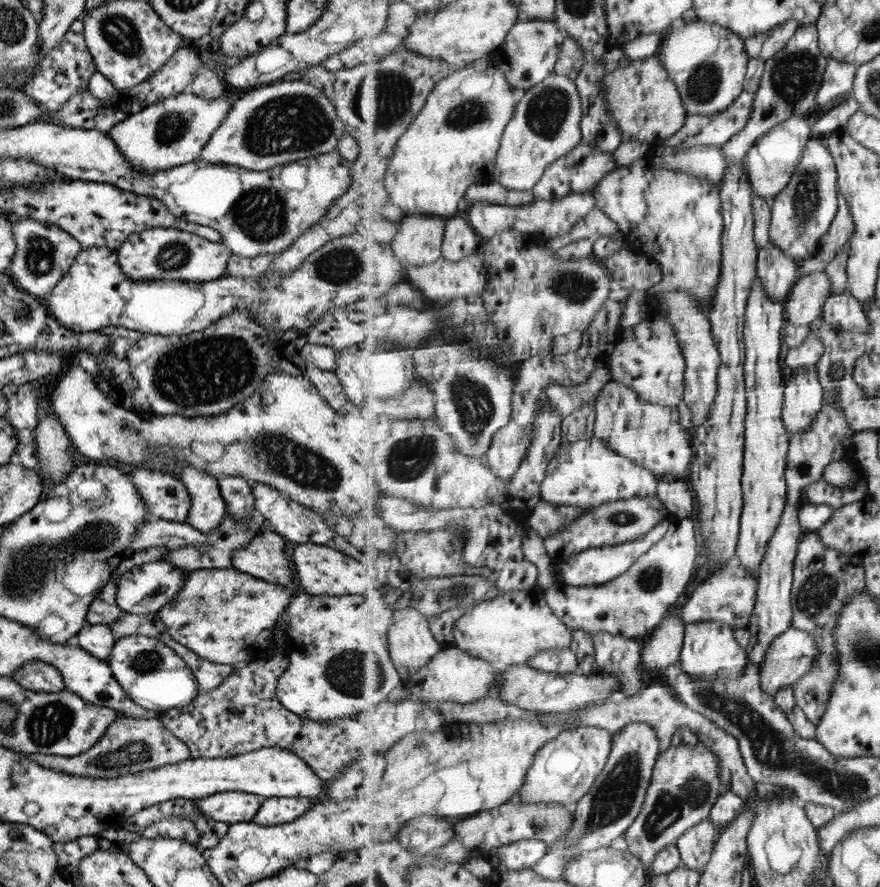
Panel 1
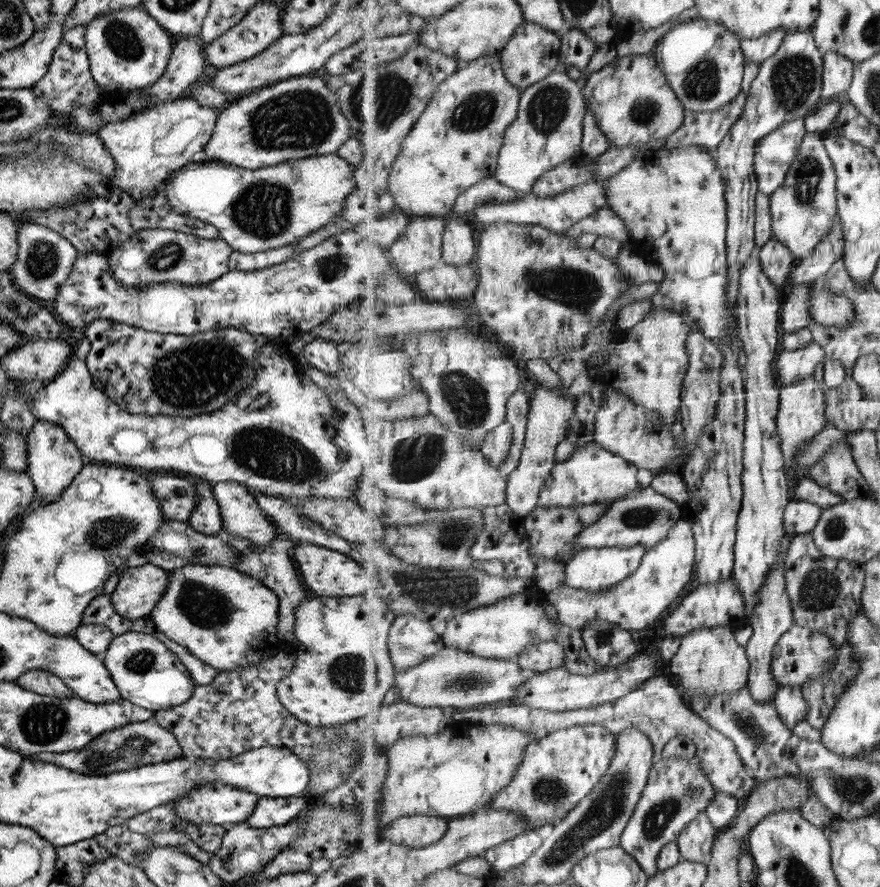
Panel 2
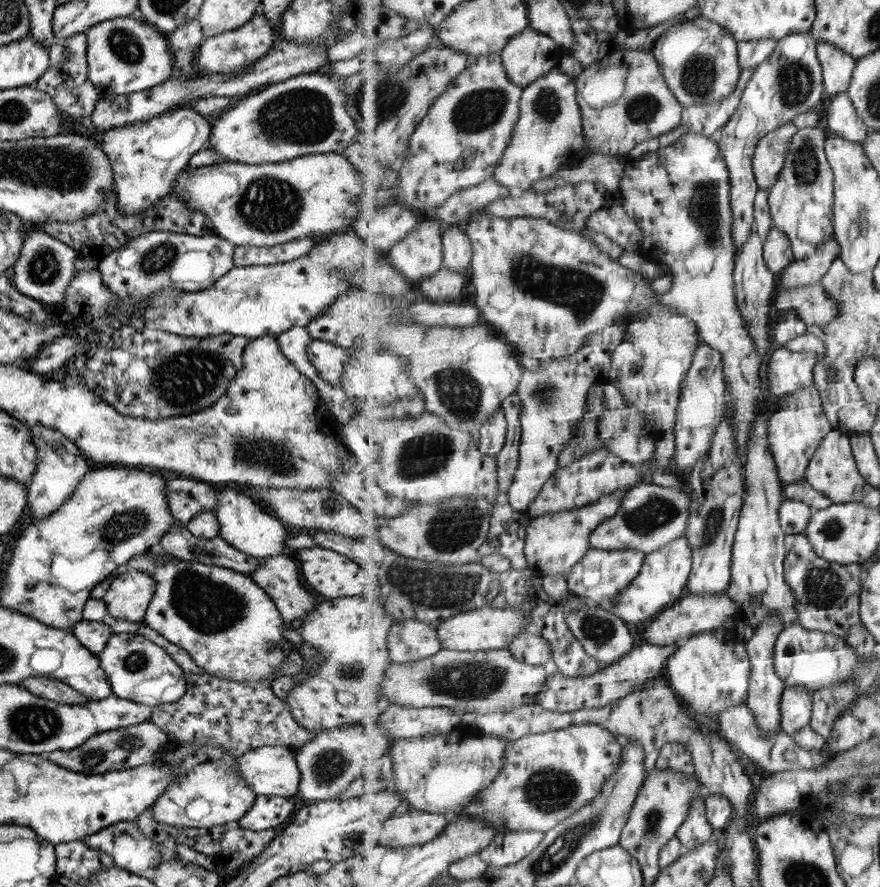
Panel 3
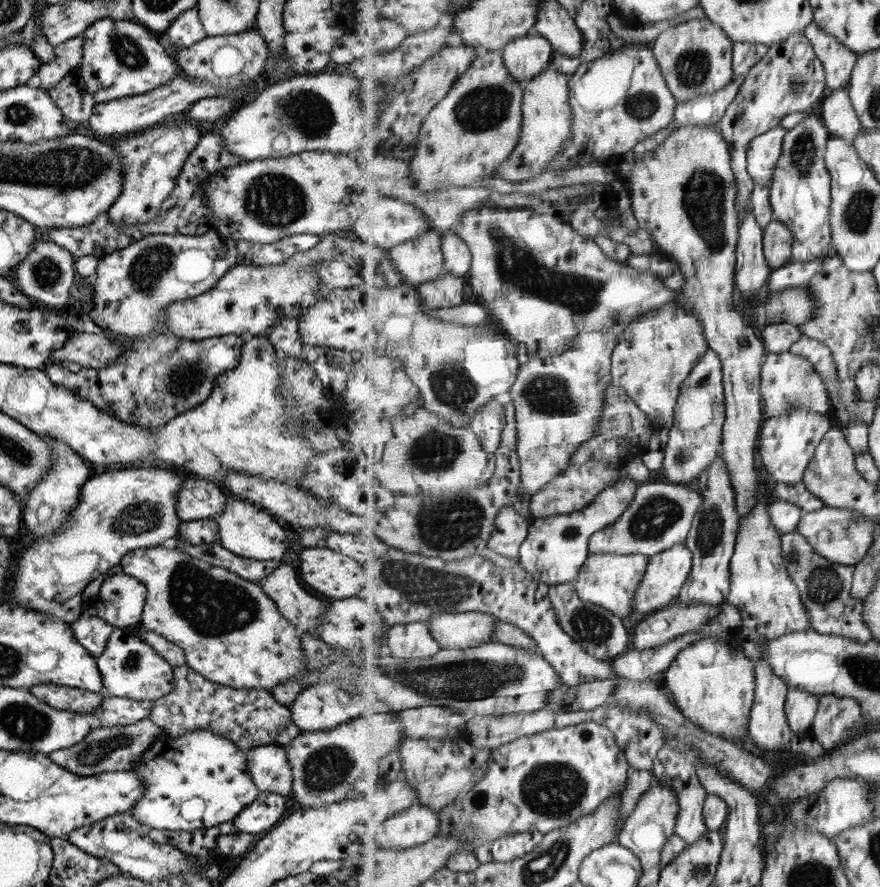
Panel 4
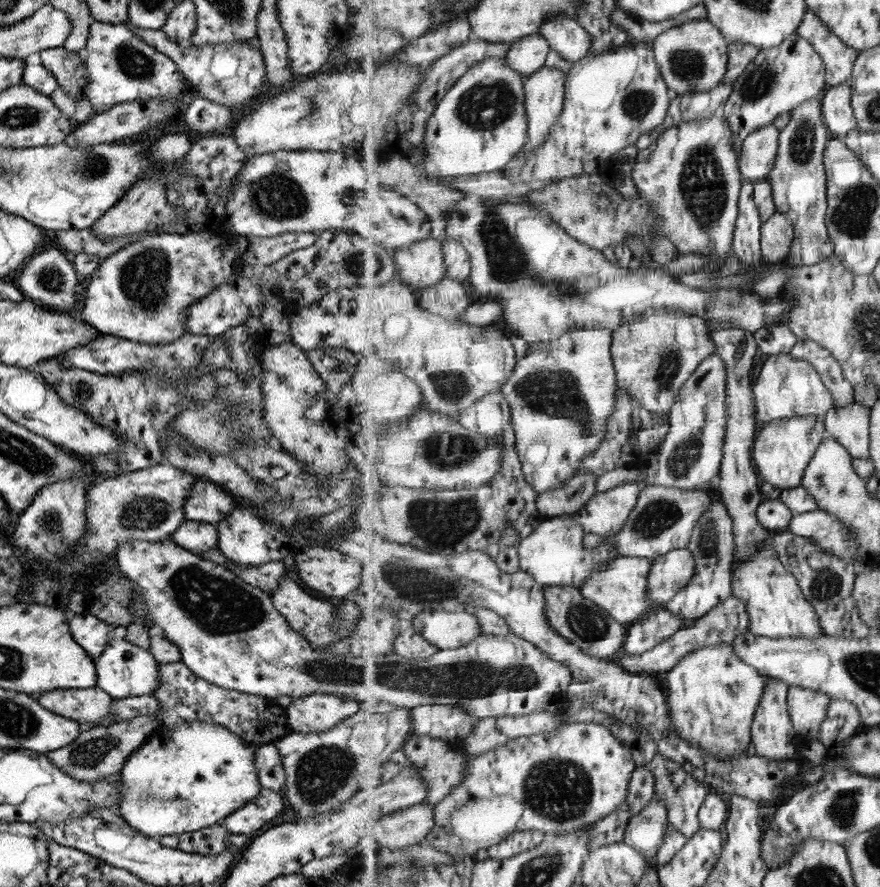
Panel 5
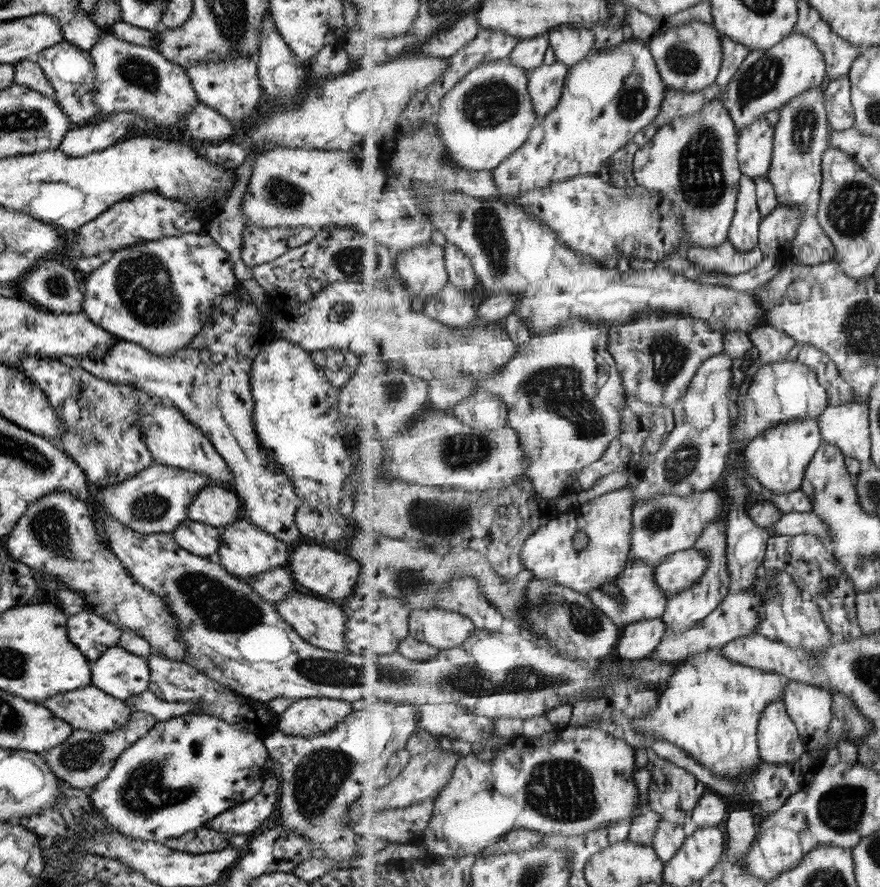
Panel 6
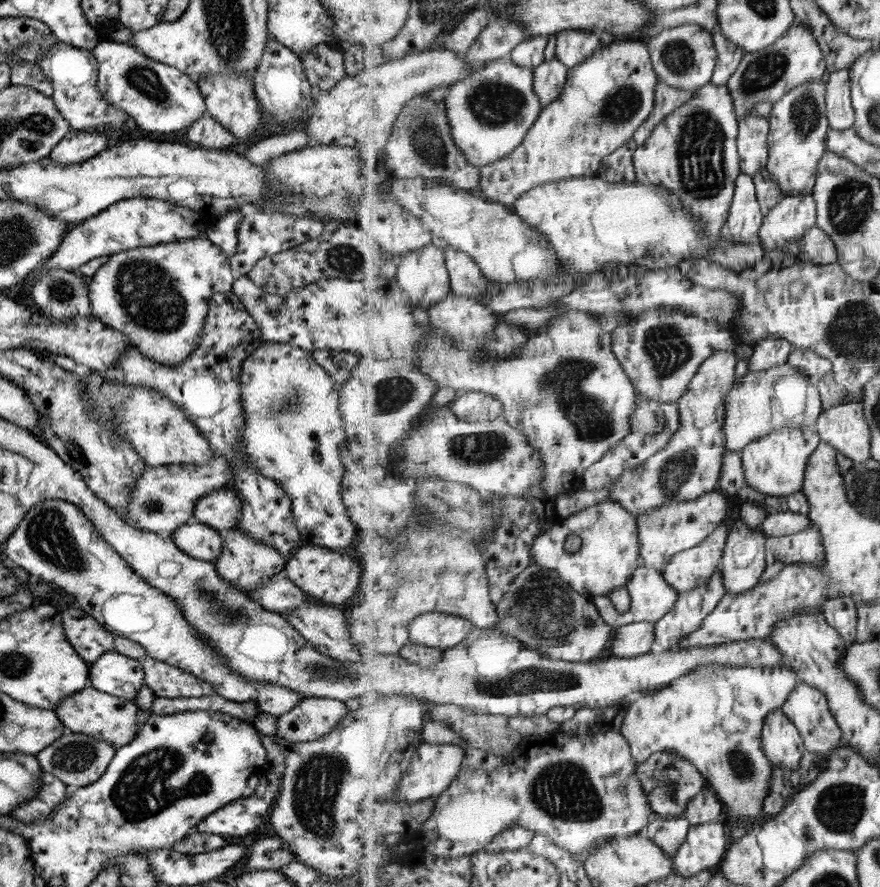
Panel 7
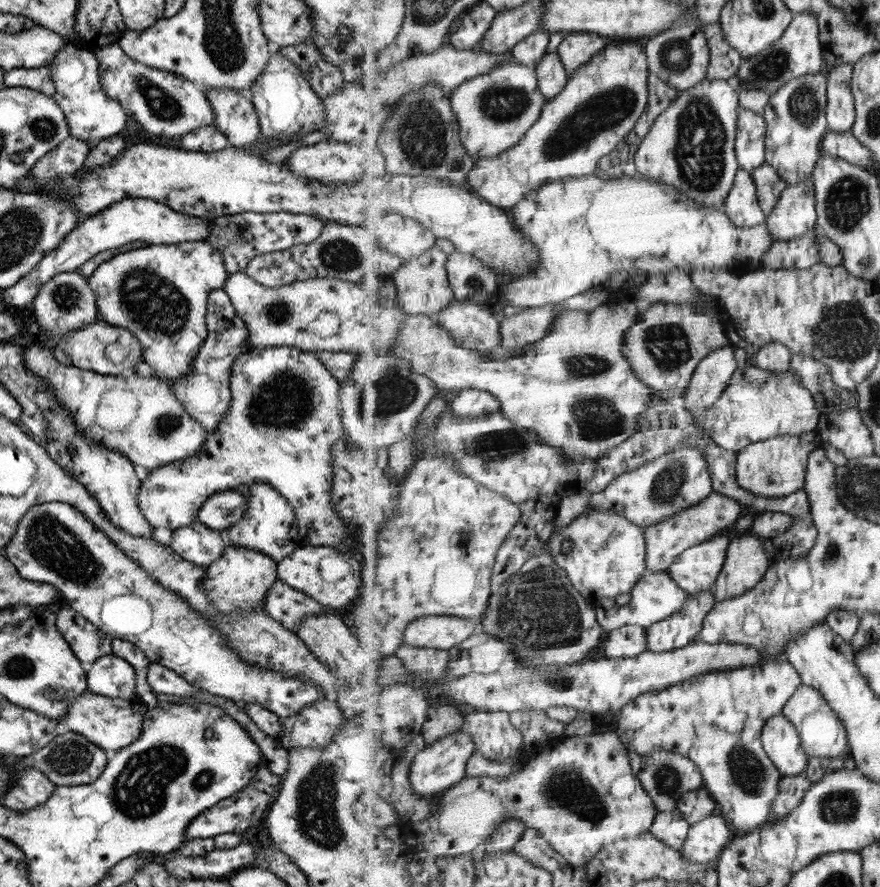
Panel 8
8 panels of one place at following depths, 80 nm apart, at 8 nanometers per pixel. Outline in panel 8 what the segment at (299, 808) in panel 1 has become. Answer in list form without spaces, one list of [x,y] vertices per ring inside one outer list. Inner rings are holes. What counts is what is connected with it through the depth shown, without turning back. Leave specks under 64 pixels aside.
[[[260,764],[252,780],[240,791],[219,800],[217,804],[206,808],[195,819],[190,820],[185,827],[183,838],[209,838],[217,836],[217,834],[229,834],[229,832],[240,834],[246,828],[249,828],[253,822],[255,823],[255,820],[266,816],[267,809],[278,791],[280,779],[281,776],[273,774],[266,764]]]

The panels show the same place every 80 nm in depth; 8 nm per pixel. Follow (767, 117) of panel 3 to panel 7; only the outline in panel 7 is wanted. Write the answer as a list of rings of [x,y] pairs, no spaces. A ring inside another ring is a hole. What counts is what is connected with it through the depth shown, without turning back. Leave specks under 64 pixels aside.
[[[795,22],[788,34],[777,40],[773,46],[745,54],[727,84],[739,117],[754,114],[756,104],[761,101],[771,101],[774,104],[792,88],[823,78],[826,68],[825,55],[811,30],[805,23]]]

